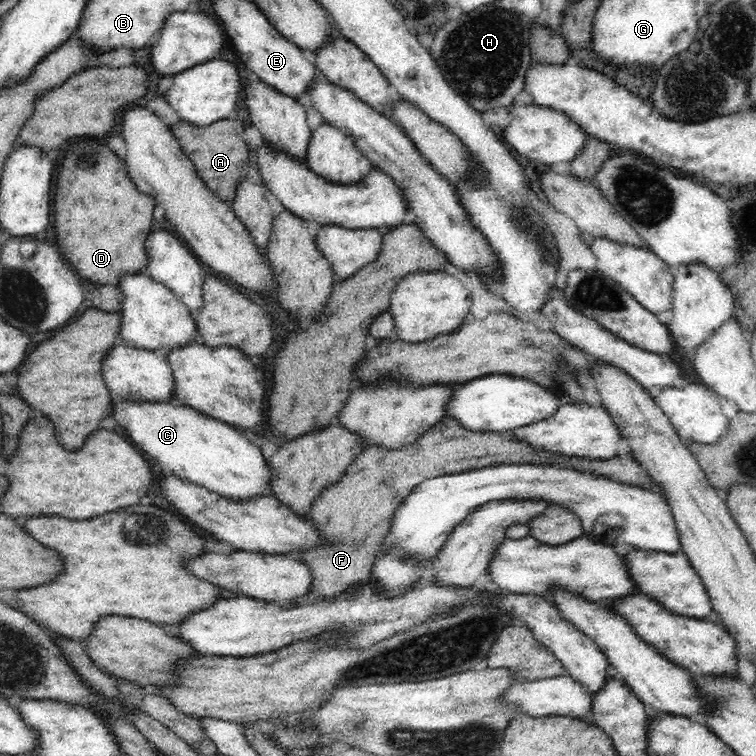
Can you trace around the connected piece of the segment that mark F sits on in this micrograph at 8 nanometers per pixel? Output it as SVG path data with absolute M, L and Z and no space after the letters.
M444 414L420 439L402 448L402 450L381 450L381 448L376 446L367 446L354 459L354 462L348 465L346 472L338 480L326 485L326 488L314 498L314 502L312 502L306 516L307 522L310 522L311 526L316 528L316 533L320 537L319 543L293 552L297 560L302 562L303 566L306 566L311 574L311 582L307 588L306 598L316 600L316 602L318 602L318 598L334 600L342 598L342 594L346 594L348 590L357 590L363 584L368 584L374 560L379 555L383 539L387 536L388 530L390 530L391 517L394 516L394 512L402 504L403 500L424 480L499 464L566 465L568 468L585 469L585 472L597 473L598 476L612 477L614 480L622 481L624 484L657 490L653 480L651 480L650 476L646 476L644 467L634 459L632 453L628 453L623 458L614 457L608 460L580 458L567 460L567 458L555 458L555 456L539 452L539 450L535 450L535 448L531 448L527 444L515 442L505 433L469 431L459 426L454 419L447 418L446 414Z

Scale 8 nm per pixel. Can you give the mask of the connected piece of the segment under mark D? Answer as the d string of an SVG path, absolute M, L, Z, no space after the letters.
M98 146L92 166L80 168L74 154L66 156L56 174L54 232L60 250L80 277L96 286L117 284L122 273L147 268L146 236L150 234L155 198L138 192L122 160L106 146Z

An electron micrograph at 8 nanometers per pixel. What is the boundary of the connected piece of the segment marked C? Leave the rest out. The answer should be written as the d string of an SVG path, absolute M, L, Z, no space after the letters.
M150 400L116 402L114 418L120 426L126 426L136 446L162 464L162 472L172 472L224 497L247 499L260 493L270 494L270 466L260 448L221 420L175 401Z

